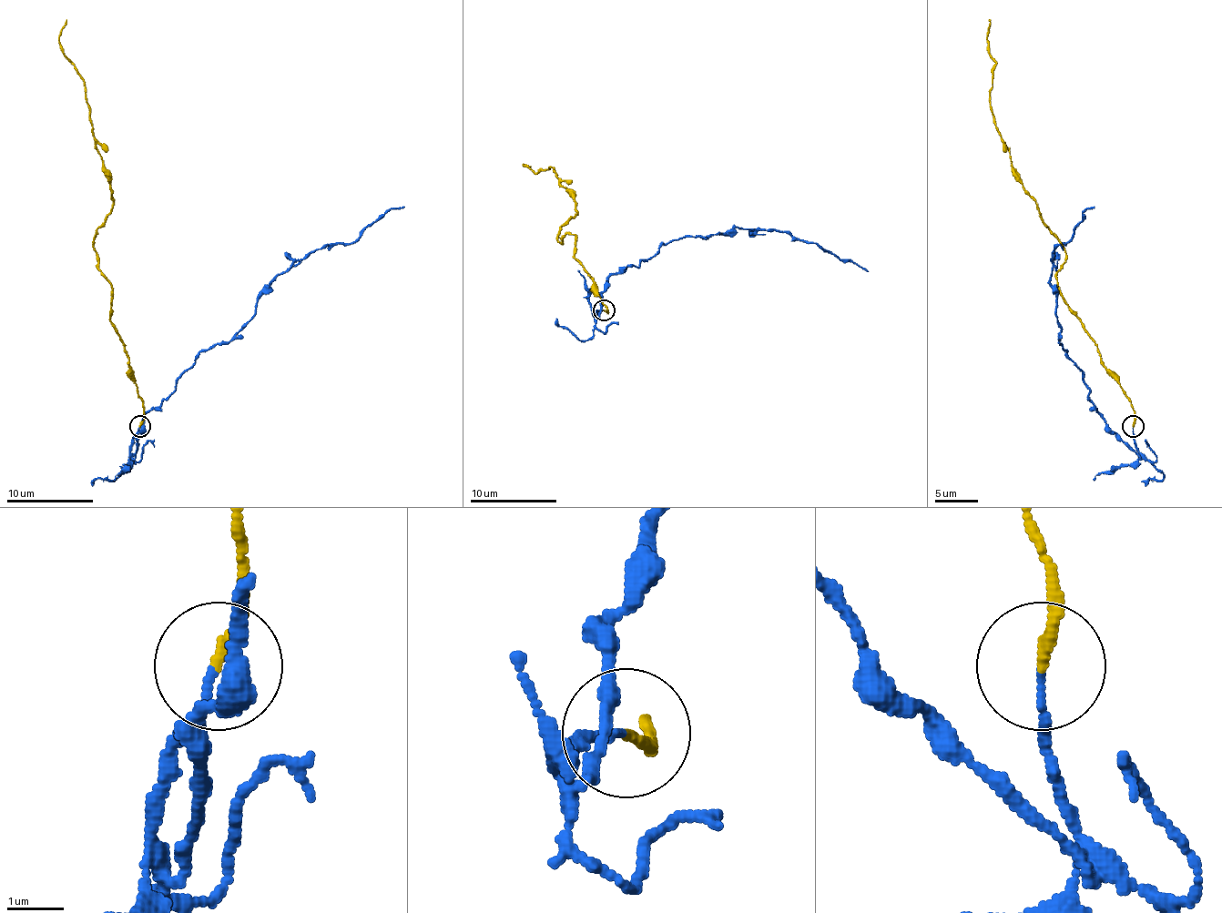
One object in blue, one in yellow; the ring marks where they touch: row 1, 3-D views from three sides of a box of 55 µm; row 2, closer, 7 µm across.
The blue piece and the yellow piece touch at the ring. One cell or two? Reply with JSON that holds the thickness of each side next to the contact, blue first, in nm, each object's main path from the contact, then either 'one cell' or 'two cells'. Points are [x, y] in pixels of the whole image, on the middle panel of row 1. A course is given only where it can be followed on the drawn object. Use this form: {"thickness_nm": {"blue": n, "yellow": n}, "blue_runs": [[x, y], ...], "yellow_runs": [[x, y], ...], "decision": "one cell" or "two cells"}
{"thickness_nm": {"blue": 110, "yellow": 170}, "blue_runs": [[602, 309], [595, 316], [611, 275], [636, 266], [667, 242], [734, 228], [789, 231], [869, 270]], "yellow_runs": [[605, 309], [574, 258], [574, 234], [556, 240], [576, 203], [550, 167], [535, 173], [522, 165], [531, 167]], "decision": "two cells"}

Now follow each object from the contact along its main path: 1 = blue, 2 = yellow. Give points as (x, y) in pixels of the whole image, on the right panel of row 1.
1: (1132, 426), (1138, 453), (1097, 412), (1059, 343), (1050, 283), (1054, 248), (1094, 207)
2: (1132, 426), (1130, 400), (1056, 283), (1063, 244), (1011, 164), (993, 118), (990, 19)

